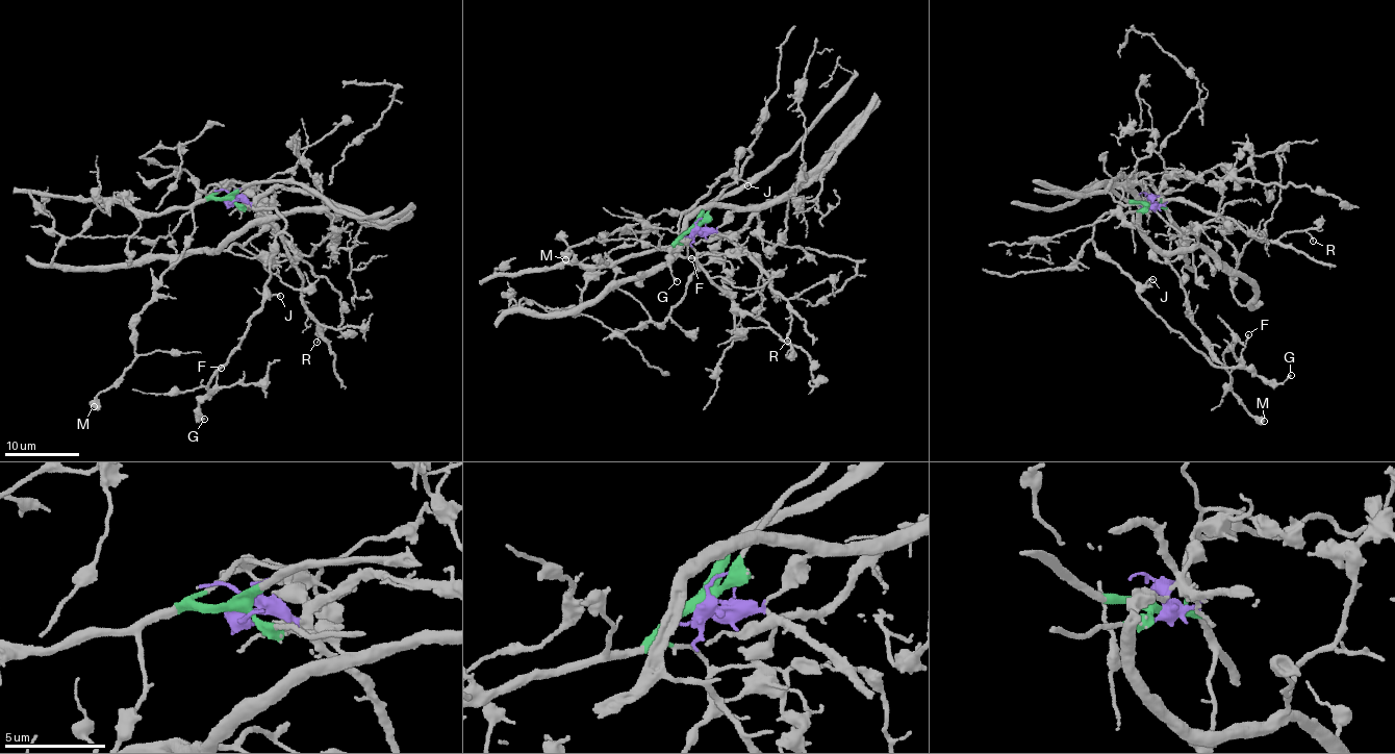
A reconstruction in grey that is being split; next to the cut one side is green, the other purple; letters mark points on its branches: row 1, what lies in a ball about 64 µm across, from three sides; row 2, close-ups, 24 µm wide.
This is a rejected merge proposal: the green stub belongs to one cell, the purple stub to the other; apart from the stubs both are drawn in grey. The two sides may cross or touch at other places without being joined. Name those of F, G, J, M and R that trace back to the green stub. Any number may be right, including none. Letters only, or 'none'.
F, G, J, M

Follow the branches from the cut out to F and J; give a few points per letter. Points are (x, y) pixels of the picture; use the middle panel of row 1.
F: (691, 230), (741, 173), (751, 152), (741, 149), (732, 172), (682, 214), (680, 235), (691, 259)
J: (691, 230), (735, 180), (751, 155), (751, 152), (741, 149), (742, 157), (733, 172), (747, 185)

